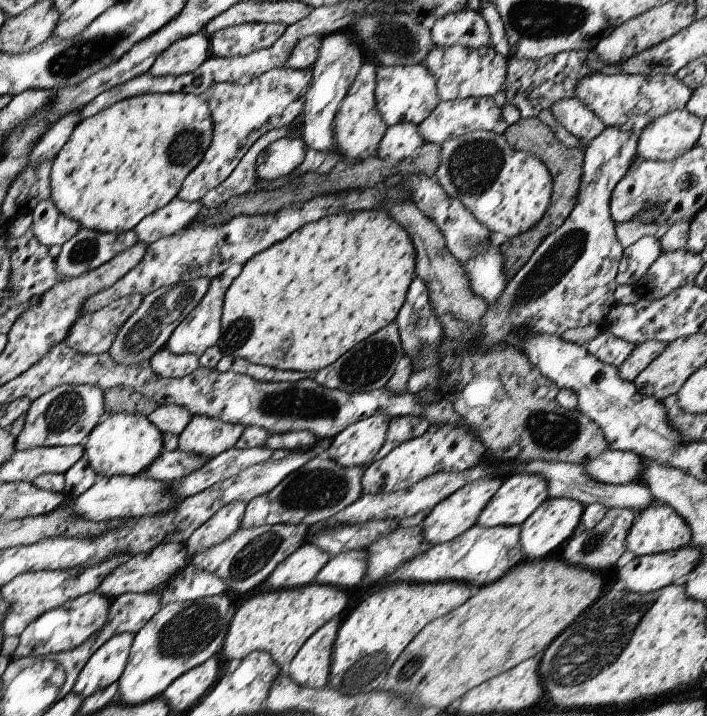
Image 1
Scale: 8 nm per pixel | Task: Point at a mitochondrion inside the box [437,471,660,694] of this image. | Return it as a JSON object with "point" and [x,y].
{"point":[602,638]}

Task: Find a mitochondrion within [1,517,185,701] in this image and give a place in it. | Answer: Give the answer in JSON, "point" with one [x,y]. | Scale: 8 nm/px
{"point":[46,587]}

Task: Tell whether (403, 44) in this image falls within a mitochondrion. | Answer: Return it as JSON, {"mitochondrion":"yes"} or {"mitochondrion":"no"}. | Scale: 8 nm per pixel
{"mitochondrion":"yes"}

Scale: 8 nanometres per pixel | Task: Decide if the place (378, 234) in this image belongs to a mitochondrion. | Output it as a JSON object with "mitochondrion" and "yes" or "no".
{"mitochondrion":"no"}

